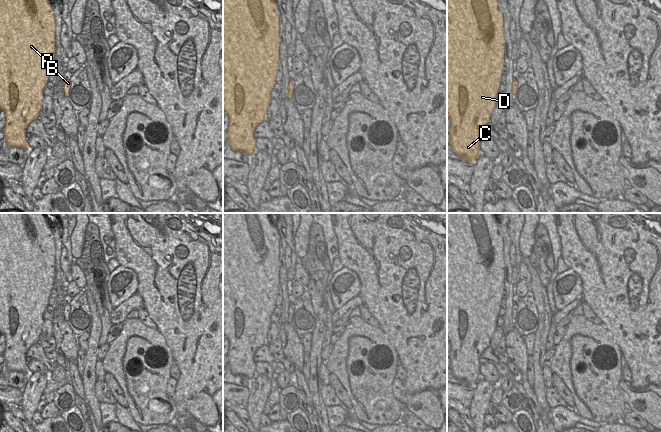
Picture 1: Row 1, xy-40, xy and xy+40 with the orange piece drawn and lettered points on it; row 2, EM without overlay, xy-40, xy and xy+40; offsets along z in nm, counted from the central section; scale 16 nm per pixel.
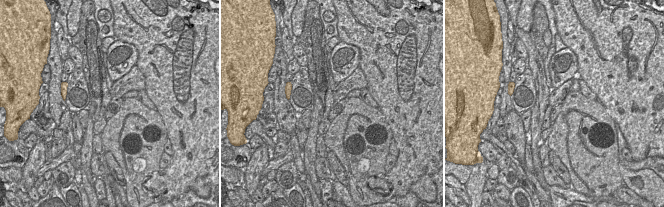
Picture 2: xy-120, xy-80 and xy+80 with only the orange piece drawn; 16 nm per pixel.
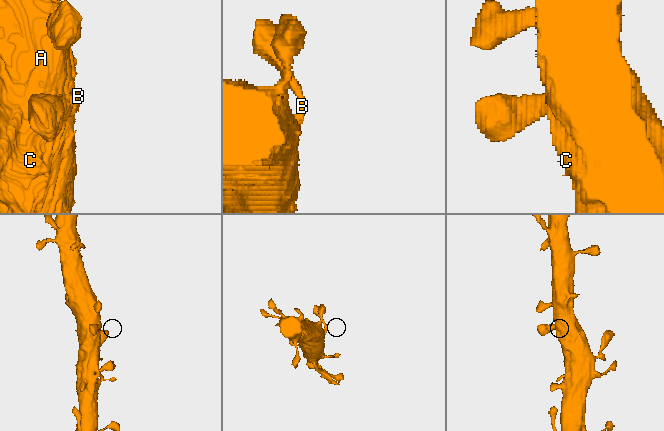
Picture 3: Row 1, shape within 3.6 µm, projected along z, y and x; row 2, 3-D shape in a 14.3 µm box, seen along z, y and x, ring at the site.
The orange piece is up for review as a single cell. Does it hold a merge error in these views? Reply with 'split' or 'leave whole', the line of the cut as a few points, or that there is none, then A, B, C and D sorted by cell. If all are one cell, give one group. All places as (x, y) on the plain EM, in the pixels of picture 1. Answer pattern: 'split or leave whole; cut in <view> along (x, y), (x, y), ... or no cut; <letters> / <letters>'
leave whole; no cut; A B C D

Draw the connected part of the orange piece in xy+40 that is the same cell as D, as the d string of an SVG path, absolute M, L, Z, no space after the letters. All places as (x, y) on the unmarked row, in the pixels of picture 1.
M447 213L447 342L451 345L450 369L455 378L463 381L469 388L474 388L481 378L479 358L484 350L490 346L490 341L497 327L497 318L501 308L504 286L505 262L503 254L503 239L498 223L492 213Z

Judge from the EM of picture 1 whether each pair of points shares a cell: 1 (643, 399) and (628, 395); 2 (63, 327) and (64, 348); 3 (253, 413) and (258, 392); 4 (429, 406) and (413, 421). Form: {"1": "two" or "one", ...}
{"1": "one", "2": "one", "3": "one", "4": "two"}

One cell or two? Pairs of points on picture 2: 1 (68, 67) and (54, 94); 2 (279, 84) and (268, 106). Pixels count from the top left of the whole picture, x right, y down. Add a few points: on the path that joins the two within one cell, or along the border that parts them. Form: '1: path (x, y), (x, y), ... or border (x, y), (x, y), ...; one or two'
1: border (63, 62), (62, 72); two
2: border (272, 94), (273, 112); two

